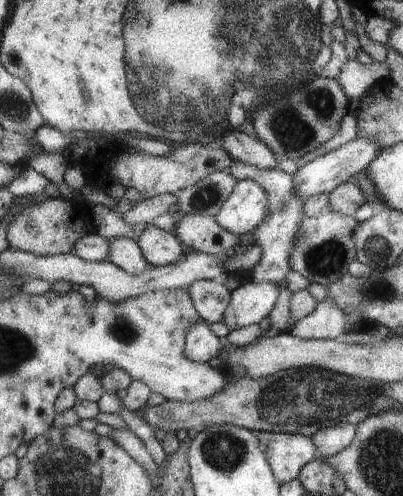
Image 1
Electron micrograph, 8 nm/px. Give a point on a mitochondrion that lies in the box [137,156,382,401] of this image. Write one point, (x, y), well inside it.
(321, 260)

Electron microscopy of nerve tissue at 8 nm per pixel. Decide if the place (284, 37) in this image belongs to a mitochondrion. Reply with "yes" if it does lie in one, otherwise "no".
yes

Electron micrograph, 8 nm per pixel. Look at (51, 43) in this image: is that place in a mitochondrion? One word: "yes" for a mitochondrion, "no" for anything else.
no

